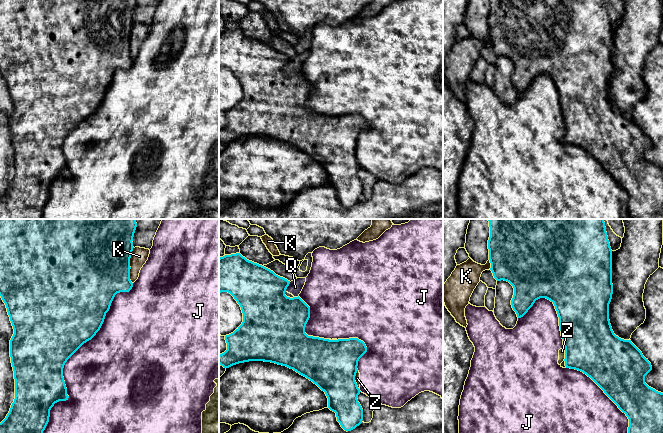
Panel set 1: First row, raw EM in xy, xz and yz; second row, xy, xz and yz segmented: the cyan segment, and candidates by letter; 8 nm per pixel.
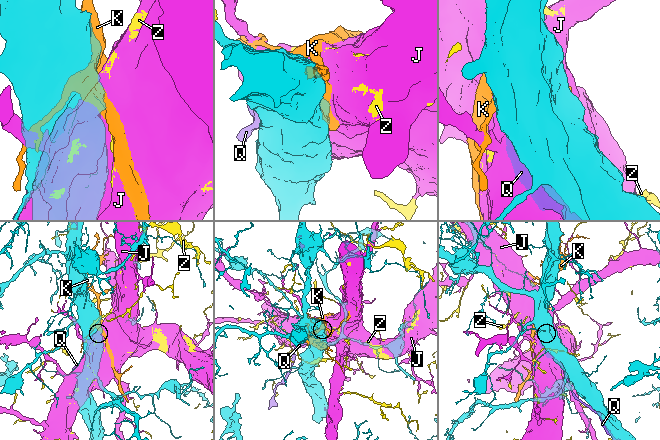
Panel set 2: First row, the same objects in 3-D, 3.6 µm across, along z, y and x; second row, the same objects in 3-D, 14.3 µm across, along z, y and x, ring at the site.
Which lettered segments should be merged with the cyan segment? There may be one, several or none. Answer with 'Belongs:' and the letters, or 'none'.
Belongs: none

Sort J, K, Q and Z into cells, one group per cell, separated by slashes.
J Z / K / Q

